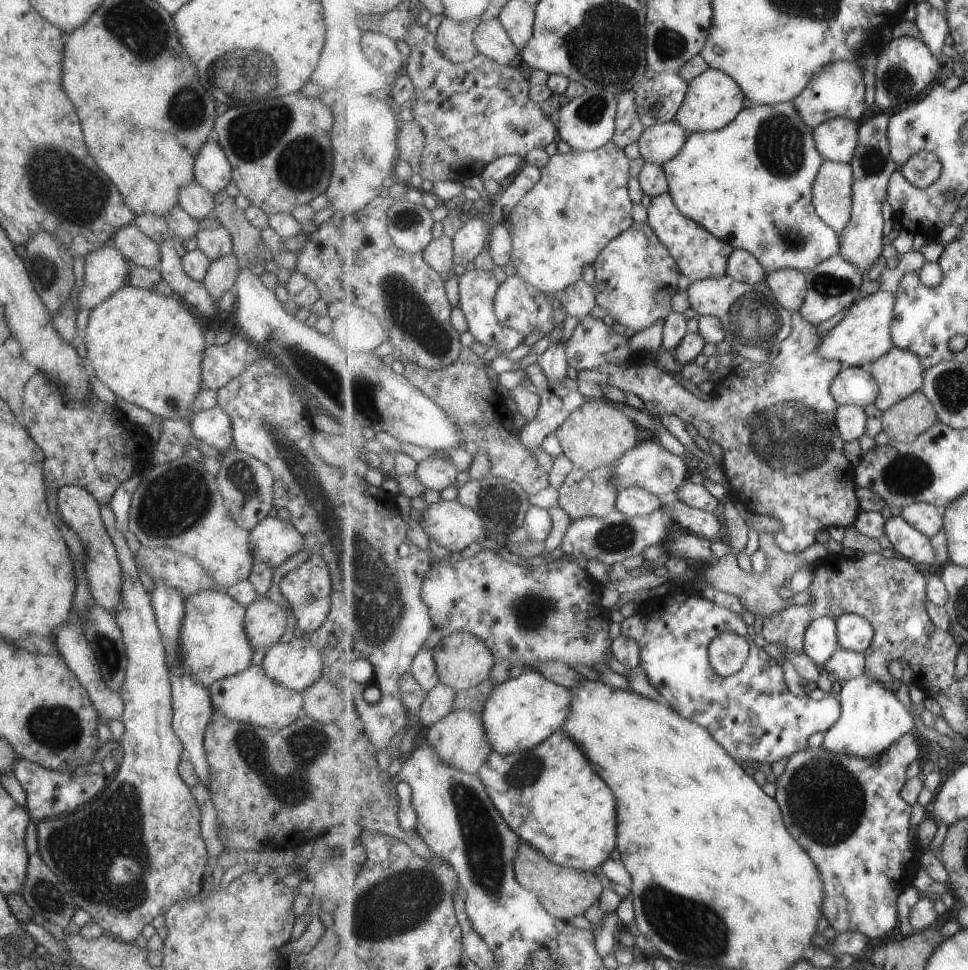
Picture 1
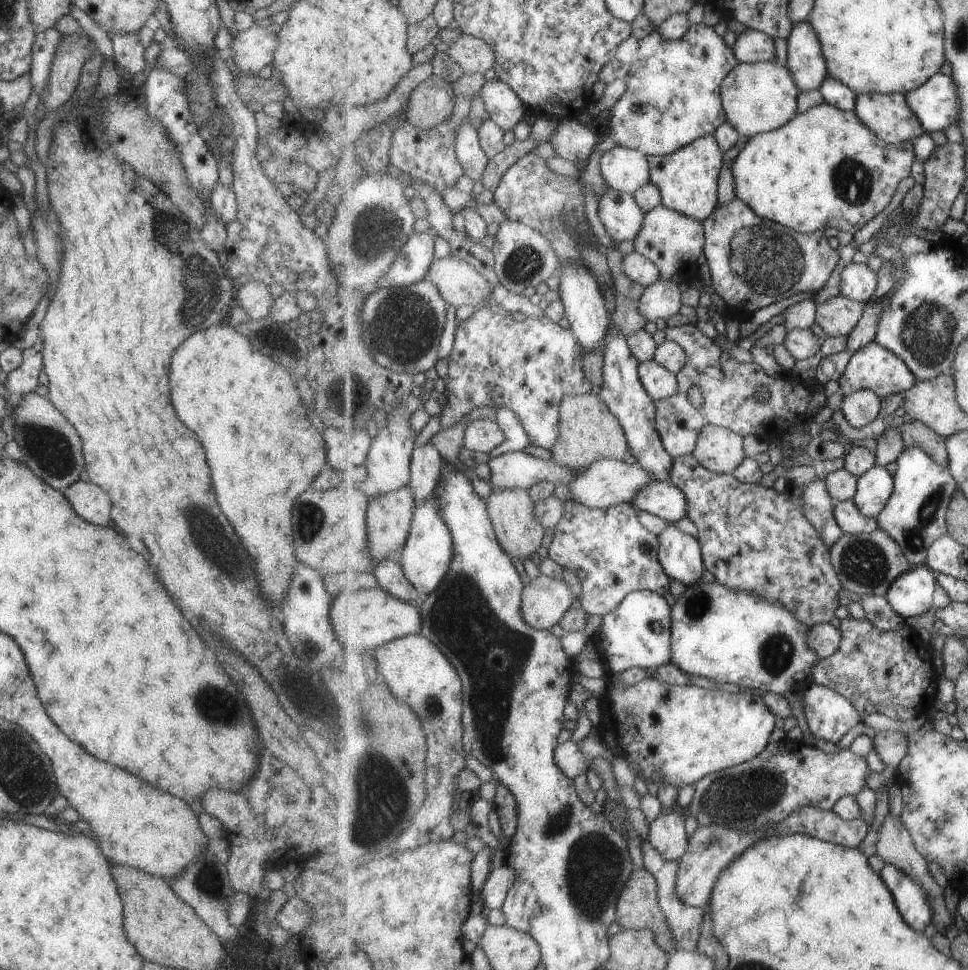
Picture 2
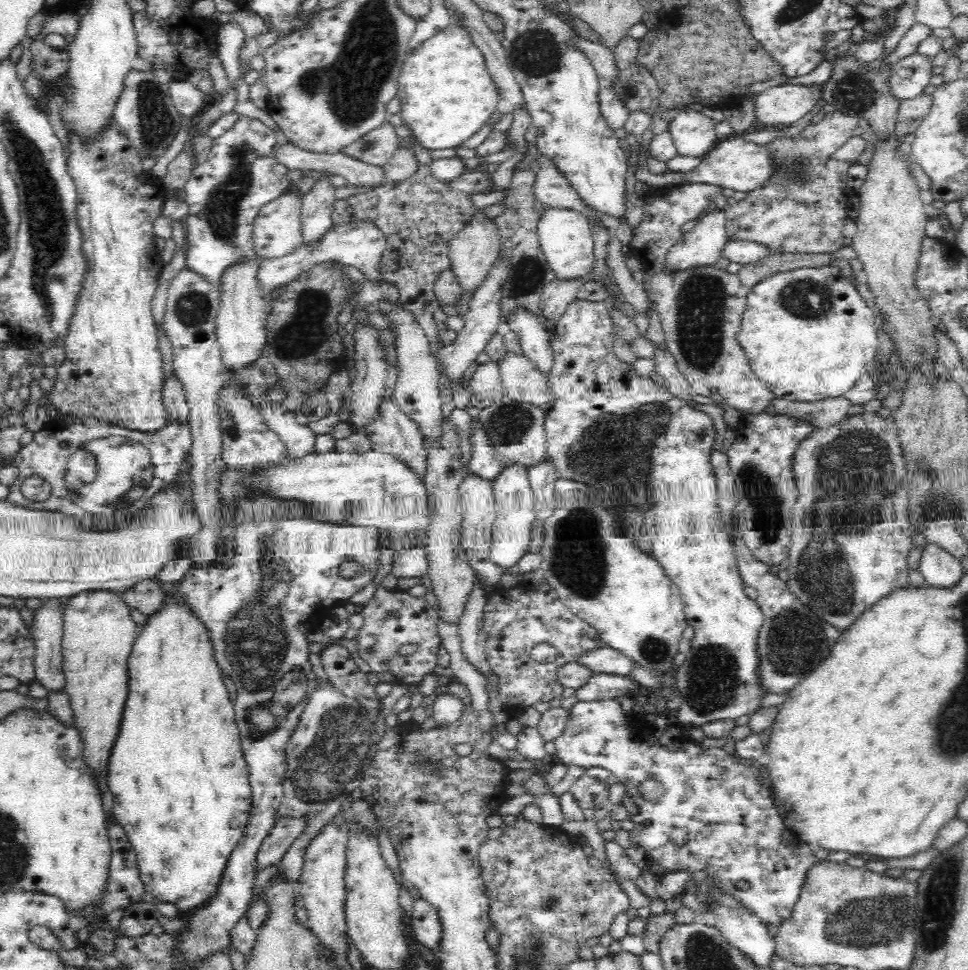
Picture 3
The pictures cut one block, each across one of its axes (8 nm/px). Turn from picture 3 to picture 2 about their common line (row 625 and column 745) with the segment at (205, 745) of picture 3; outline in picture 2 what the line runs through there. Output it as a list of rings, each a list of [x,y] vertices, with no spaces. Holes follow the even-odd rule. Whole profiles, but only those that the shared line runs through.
[[[824,101],[797,114],[779,129],[748,138],[734,160],[736,194],[762,218],[799,233],[812,234],[835,228],[853,236],[889,206],[901,180],[912,176],[915,159],[913,141],[897,145],[883,141],[861,121],[856,111],[843,111]]]

